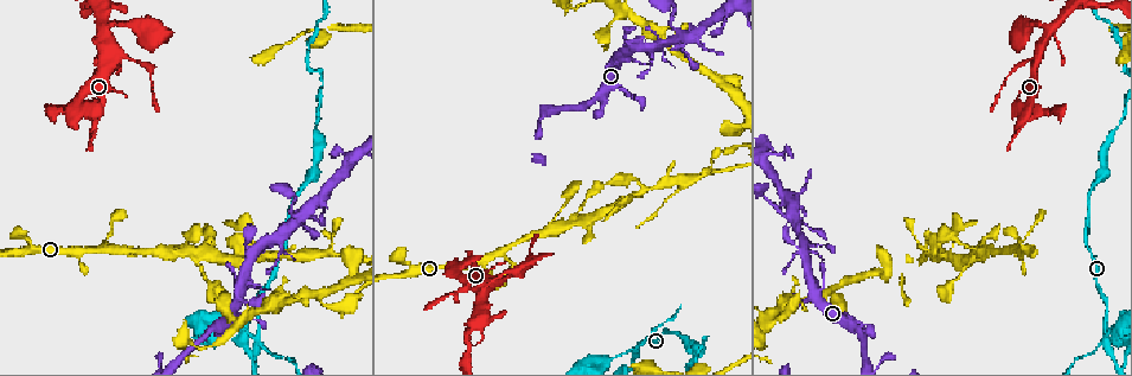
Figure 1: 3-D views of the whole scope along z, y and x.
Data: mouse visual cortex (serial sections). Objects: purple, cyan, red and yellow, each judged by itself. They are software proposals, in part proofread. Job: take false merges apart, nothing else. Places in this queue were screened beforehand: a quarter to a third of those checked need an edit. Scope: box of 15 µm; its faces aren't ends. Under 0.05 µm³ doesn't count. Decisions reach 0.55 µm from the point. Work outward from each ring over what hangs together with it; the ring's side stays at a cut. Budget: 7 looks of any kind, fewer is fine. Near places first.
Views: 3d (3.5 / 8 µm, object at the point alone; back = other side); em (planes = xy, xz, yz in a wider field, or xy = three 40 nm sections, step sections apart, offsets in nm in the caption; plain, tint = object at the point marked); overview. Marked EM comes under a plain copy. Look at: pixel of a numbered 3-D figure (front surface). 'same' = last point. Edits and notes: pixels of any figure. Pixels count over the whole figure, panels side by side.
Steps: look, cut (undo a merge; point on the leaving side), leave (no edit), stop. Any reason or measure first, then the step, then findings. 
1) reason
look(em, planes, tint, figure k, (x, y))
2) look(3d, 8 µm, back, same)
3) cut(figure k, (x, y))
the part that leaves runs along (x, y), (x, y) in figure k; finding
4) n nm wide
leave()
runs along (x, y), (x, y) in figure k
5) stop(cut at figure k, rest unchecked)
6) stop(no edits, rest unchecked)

look(3d, 3.5 µm, figure 1, (1030, 60))

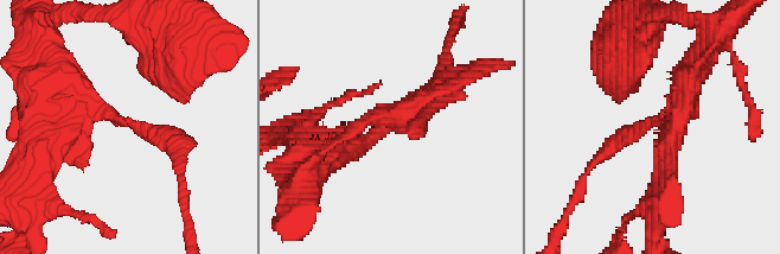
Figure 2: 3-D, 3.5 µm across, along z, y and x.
arms of 200, 250 nm
look(em, xy, step 3, tint, figure 2, (133, 124))

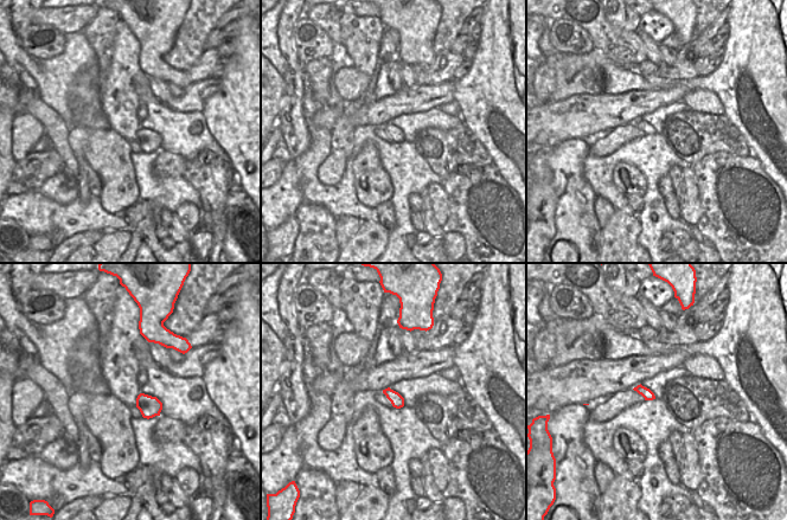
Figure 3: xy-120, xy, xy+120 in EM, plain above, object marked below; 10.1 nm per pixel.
140 nm wide
leave()
runs along (328, 145), (365, 145), (442, 69) in figure 2; all the same cell

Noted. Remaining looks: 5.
look(3d, 3.5 µm, figure 1, (483, 293))

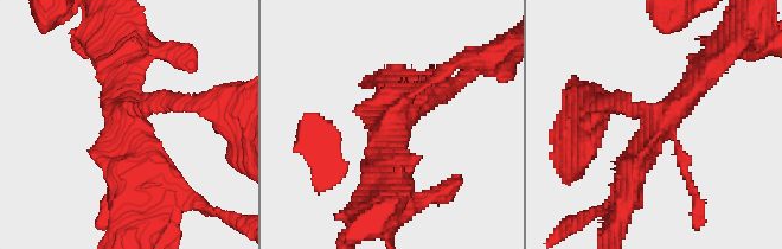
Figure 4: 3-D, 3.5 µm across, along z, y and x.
leave()
runs along (627, 200), (635, 160), (709, 69) in figure 4; one cell here

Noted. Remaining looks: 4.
four arms meet
look(3d, 3.5 µm, figure 1, (1108, 338))

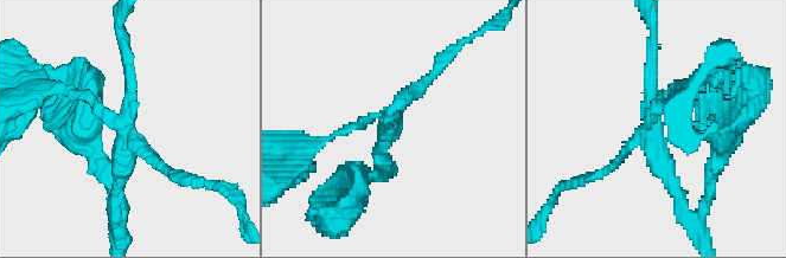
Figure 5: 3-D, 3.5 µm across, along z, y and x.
shape alone is not enough
look(em, xy, step 5, tint, figure 5, (651, 119))

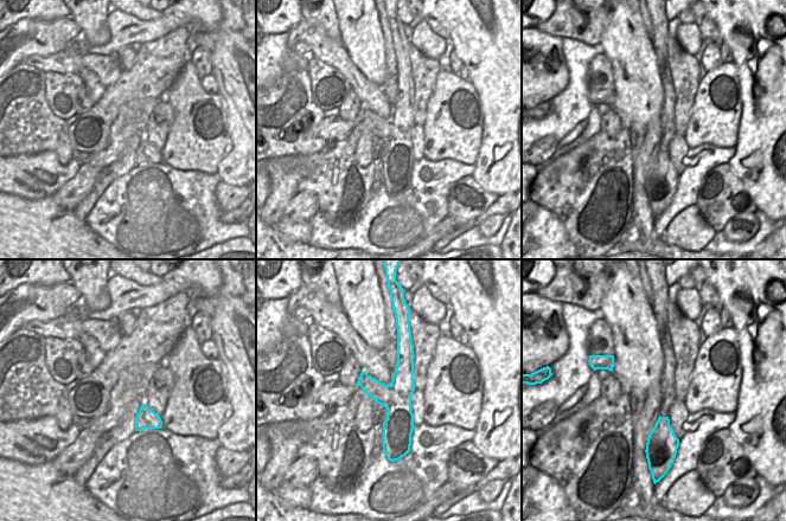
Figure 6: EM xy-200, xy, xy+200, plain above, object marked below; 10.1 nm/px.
cut it another way
look(em, xy, step 2, tint, same)

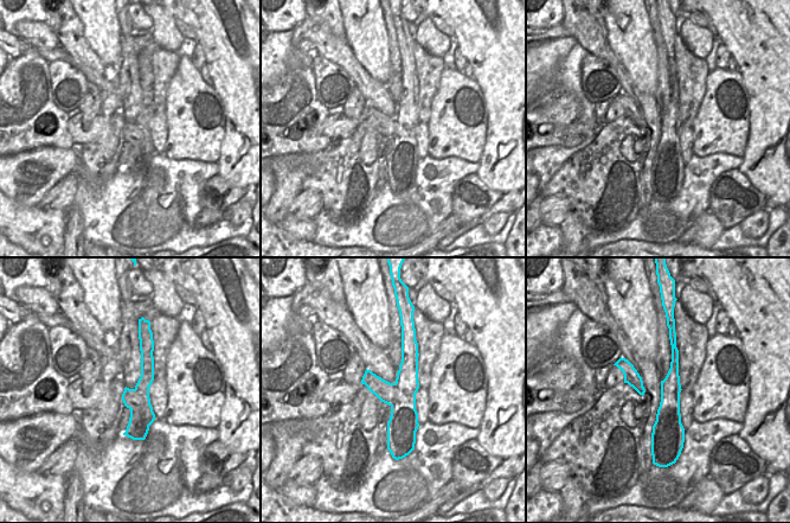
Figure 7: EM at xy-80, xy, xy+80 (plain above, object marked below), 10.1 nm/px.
cut(figure 5, (157, 162))
the part that leaves runs along (378, 114), (317, 144), (294, 144) in figure 5; two cells meet here

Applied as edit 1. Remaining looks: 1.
stop(cut at figure 5, rest unchecked)

